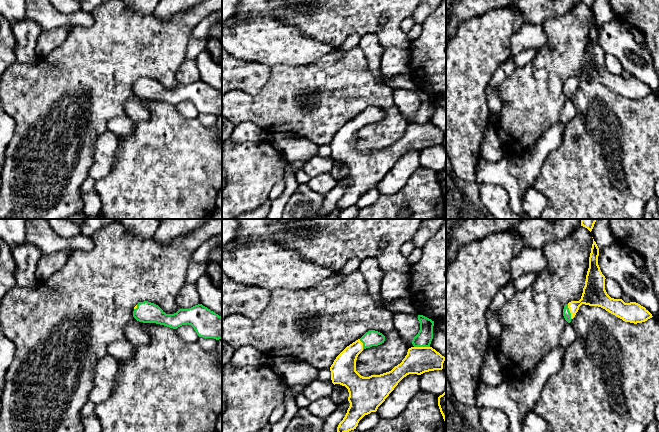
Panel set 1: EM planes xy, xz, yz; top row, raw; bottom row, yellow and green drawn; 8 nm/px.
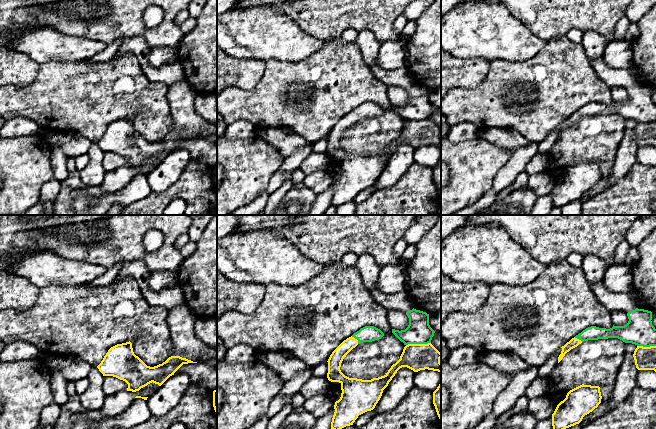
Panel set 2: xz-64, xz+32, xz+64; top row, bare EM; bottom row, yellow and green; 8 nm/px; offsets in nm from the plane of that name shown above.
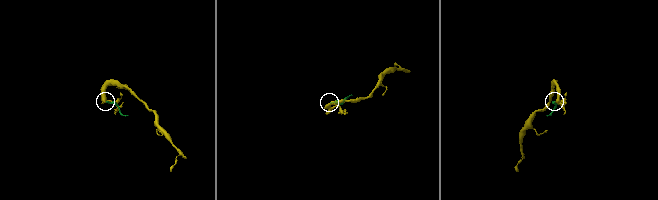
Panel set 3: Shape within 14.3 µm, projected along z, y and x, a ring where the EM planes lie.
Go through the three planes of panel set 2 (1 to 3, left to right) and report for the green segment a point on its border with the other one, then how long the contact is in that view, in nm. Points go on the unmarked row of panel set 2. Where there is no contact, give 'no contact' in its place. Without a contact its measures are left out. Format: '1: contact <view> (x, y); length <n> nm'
1: no contact
2: contact xz+32 (418, 120); length 200 nm
3: contact xz+64 (646, 123); length 150 nm

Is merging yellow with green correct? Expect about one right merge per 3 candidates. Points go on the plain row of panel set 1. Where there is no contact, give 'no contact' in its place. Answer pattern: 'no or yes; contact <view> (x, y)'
yes; contact xz (422, 123)

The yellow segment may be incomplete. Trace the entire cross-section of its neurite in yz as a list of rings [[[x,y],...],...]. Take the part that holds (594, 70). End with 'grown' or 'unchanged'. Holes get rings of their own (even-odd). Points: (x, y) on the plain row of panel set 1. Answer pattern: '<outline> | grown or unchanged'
[[[593,15],[589,33],[589,44],[585,62],[579,77],[571,77],[564,82],[563,92],[570,99],[582,80],[598,82],[625,98],[642,99],[652,94],[652,90],[636,78],[625,79],[622,75],[611,74],[605,66],[605,52],[598,41],[599,24]]] | grown

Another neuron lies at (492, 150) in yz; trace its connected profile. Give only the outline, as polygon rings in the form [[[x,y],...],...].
[[[489,121],[486,134],[481,142],[481,157],[496,162],[505,157],[503,145],[496,133],[496,126]]]

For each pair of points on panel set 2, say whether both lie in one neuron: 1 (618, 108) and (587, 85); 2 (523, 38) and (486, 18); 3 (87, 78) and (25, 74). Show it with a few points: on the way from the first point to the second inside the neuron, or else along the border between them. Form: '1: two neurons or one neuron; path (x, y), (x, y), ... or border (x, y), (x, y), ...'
1: two neurons; border (613, 101), (609, 104), (587, 103)
2: one neuron; path (514, 38), (506, 38), (495, 27)
3: two neurons; border (41, 64), (37, 76), (30, 83), (15, 86)

